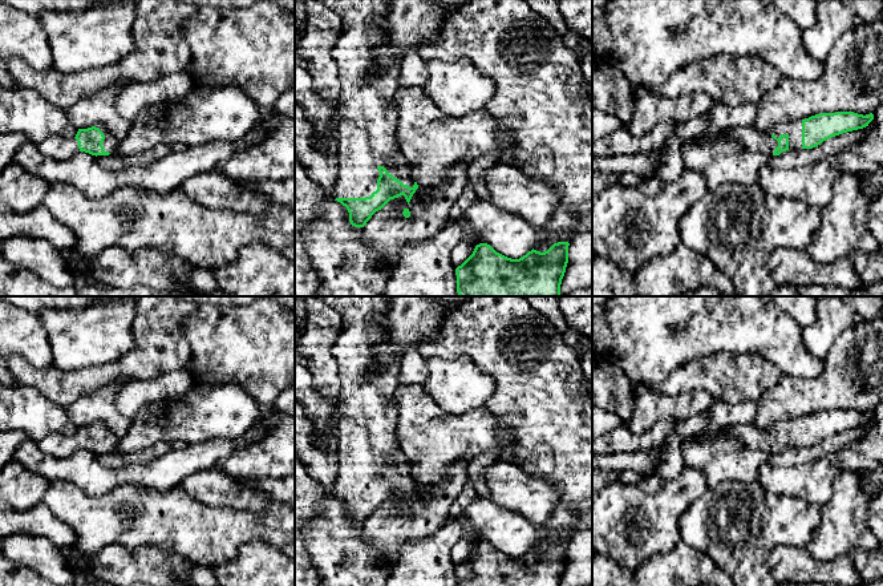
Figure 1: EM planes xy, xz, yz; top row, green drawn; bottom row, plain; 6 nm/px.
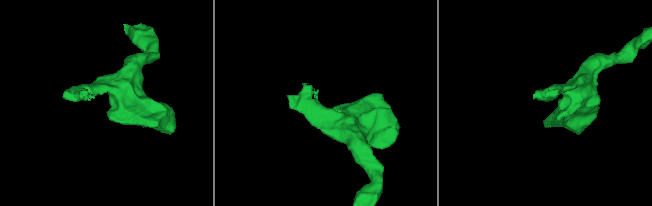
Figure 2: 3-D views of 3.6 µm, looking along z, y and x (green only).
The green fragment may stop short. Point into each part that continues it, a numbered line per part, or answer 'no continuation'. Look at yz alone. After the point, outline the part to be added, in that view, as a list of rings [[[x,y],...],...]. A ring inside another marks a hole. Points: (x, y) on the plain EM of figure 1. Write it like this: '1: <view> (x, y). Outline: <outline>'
1: yz (749, 435). Outline: [[[802,419],[782,421],[769,429],[758,429],[754,424],[732,425],[729,432],[752,449],[773,453],[782,432],[789,433],[789,448],[802,446]]]

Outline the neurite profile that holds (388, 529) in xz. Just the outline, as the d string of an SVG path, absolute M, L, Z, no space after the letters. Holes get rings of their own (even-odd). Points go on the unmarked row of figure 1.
M459 464L449 472L443 486L418 485L408 502L409 516L402 512L401 494L390 497L364 524L364 539L381 553L381 562L392 566L404 545L420 541L440 528L471 476L470 468Z

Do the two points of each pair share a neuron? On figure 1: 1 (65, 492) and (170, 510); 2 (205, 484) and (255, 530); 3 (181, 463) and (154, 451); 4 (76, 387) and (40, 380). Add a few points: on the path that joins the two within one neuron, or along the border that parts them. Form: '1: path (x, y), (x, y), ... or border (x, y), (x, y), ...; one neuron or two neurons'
1: path (92, 505), (144, 504); one neuron
2: border (199, 501), (248, 510), (259, 518); two neurons
3: border (171, 447), (158, 457), (145, 463), (136, 463); two neurons
4: path (67, 387), (60, 387), (49, 380); one neuron

